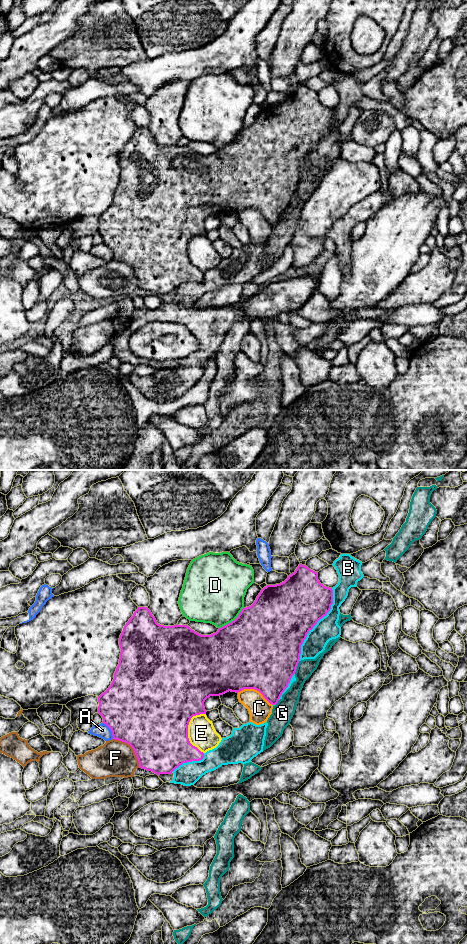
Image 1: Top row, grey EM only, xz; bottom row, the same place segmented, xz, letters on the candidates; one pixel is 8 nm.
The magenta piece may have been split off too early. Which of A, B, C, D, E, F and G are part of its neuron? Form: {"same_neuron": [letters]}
{"same_neuron": []}

